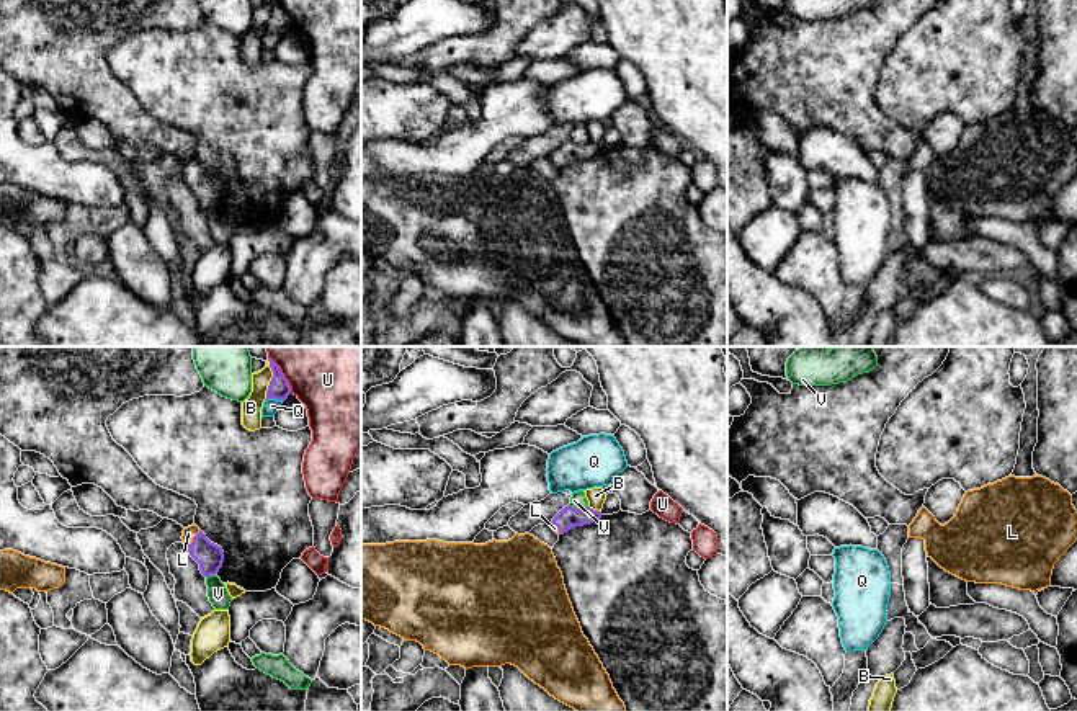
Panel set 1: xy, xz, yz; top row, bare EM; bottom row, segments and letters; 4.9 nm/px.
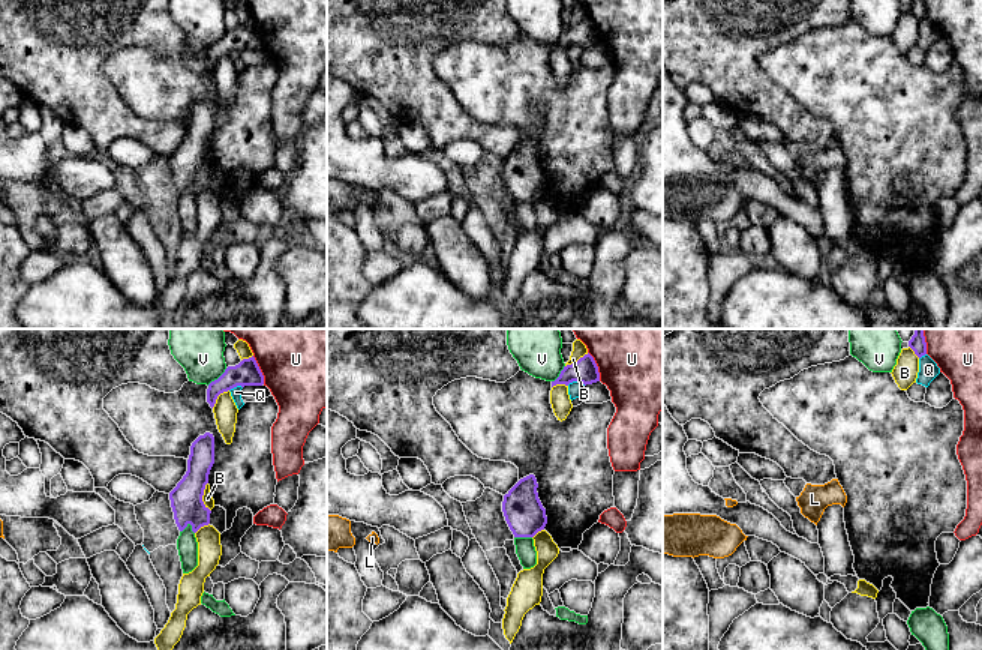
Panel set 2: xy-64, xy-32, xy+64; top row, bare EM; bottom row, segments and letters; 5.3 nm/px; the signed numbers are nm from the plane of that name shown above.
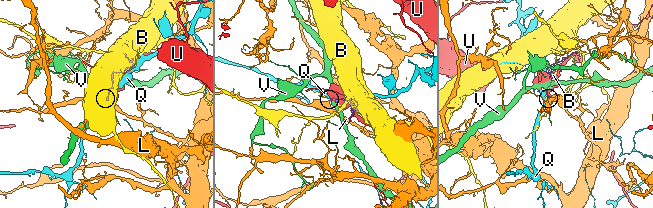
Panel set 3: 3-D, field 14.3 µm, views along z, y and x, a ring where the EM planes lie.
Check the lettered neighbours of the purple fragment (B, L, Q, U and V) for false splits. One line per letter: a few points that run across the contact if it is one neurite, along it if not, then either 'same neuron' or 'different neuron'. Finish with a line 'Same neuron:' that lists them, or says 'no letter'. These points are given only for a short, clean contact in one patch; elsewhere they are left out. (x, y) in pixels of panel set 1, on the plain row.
B: different neuron
L: line xy (210, 190), (193, 174), (188, 167); same neuron
Q: line xy (265, 33), (283, 35); different neuron
U: different neuron
V: different neuron
Same neuron: L

